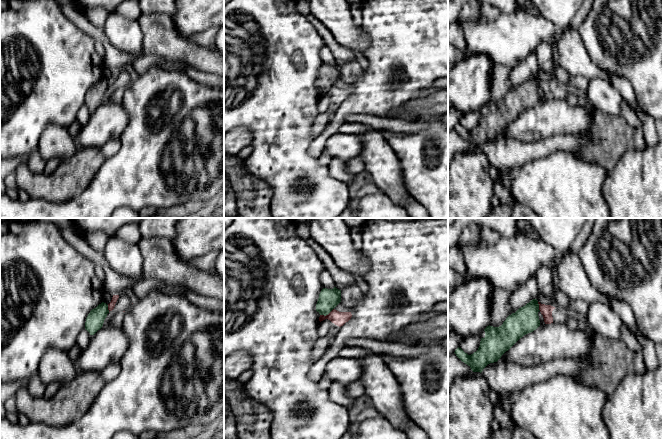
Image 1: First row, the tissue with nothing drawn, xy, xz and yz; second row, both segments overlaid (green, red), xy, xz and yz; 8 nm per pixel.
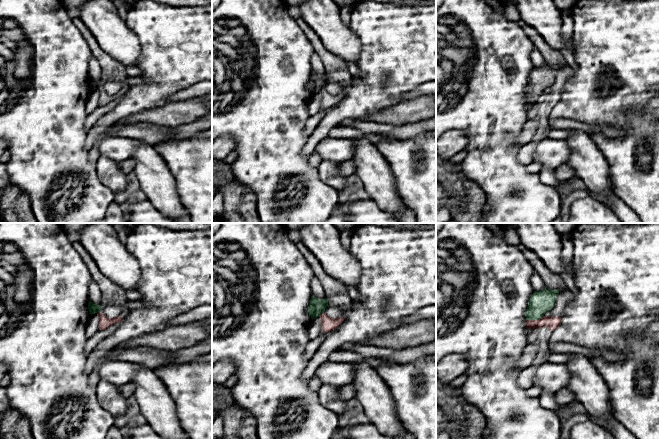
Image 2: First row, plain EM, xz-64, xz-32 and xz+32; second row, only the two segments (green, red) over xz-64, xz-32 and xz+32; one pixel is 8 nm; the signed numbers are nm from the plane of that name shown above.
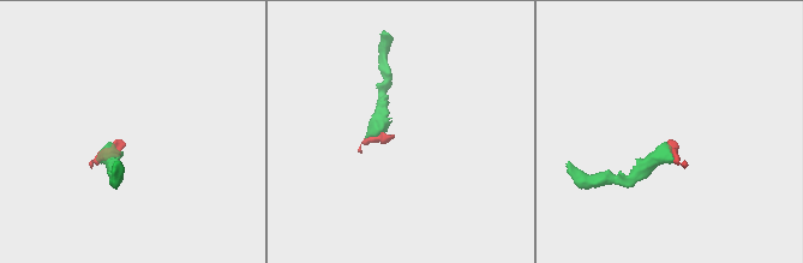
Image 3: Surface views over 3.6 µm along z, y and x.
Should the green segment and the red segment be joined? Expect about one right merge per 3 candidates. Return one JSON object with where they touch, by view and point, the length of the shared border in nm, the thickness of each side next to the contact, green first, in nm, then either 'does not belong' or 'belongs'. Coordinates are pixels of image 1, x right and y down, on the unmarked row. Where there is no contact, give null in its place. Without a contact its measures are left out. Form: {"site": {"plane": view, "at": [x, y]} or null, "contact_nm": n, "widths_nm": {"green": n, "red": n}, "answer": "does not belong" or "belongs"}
{"site": {"plane": "xz", "at": [326, 90]}, "contact_nm": 130, "widths_nm": {"green": 160, "red": 110}, "answer": "belongs"}

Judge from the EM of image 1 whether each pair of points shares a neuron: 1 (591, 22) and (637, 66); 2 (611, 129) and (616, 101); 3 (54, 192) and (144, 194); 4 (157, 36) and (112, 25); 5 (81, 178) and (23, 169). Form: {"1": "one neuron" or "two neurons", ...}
{"1": "one neuron", "2": "two neurons", "3": "two neurons", "4": "two neurons", "5": "one neuron"}

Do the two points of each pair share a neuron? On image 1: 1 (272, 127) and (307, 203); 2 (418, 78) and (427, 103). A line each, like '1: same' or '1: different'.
1: same
2: different

